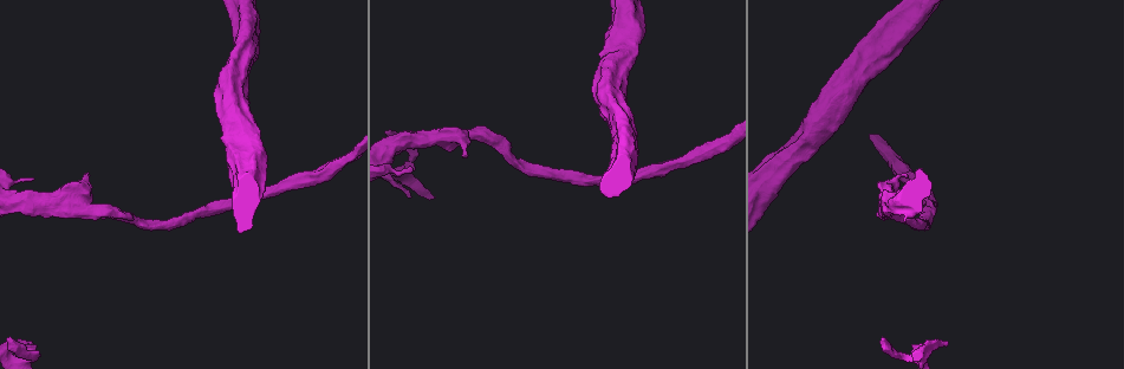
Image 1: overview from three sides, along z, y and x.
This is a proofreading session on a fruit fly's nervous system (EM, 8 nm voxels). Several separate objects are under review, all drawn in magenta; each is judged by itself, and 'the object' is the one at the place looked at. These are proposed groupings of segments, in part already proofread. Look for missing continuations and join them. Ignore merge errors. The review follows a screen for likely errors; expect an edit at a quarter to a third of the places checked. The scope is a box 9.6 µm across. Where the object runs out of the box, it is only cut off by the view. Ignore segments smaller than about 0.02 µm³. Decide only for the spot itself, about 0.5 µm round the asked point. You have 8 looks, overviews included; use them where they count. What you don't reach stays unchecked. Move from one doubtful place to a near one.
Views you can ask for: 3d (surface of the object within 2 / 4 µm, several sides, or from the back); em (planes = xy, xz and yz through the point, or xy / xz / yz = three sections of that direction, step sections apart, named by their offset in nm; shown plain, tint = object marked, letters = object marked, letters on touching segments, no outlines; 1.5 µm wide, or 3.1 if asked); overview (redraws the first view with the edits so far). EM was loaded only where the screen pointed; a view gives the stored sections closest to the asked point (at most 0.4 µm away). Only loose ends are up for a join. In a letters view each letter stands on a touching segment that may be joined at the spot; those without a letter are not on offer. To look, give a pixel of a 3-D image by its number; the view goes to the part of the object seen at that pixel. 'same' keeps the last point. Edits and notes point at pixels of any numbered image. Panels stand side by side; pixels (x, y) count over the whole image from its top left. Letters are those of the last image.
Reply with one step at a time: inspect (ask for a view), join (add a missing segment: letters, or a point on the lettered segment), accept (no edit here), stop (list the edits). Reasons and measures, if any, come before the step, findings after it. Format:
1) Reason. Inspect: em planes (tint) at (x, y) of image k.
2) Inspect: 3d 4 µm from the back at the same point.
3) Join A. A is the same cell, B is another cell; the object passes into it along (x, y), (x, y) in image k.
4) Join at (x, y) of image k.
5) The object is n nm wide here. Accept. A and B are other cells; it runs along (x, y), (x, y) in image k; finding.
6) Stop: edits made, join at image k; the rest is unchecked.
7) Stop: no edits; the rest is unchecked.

Tapers out. Inspect: 3d 4 µm from the back at (882, 337) of image 1.

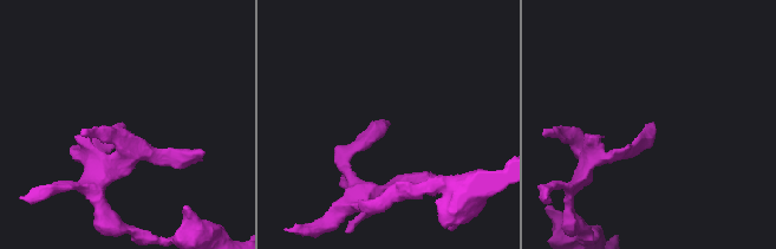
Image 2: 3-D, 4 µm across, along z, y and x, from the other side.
Shape alone is not enough. Inspect: em xy step 4 (letters) at (124, 125) of image 2.

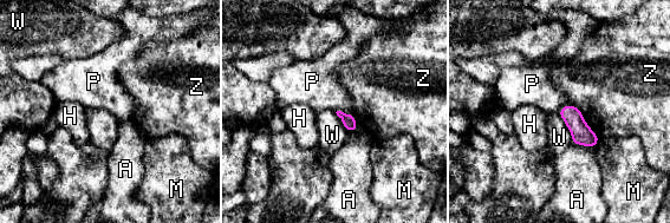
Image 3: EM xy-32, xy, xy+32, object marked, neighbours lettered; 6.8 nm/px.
Inspect: em xz step 4 (letters) at the same point.

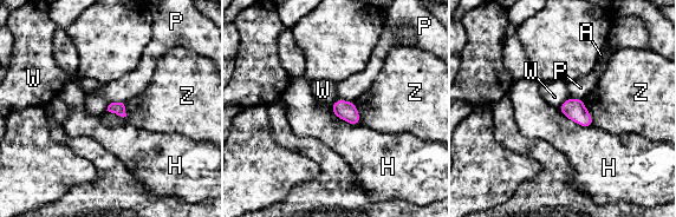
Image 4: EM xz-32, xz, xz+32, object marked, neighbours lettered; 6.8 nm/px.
The object is 90 nm wide here. Accept. A, H, P, W and Z are other cells; a border runs along (123, 103), (111, 103), (105, 110) in image 4; none of them fits.

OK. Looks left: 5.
Free end. Inspect: 3d 2 µm at (33, 177) of image 1.

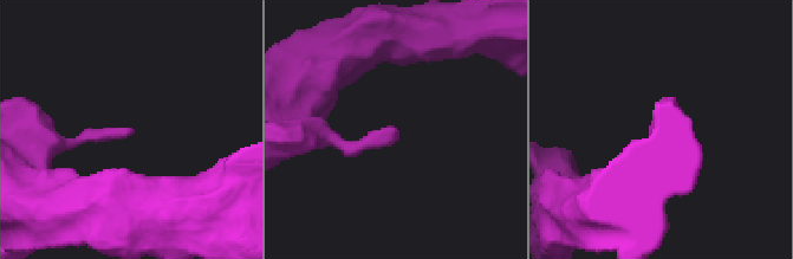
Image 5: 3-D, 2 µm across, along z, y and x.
Need the tissue. Inspect: em planes (letters) at (127, 134) of image 5.

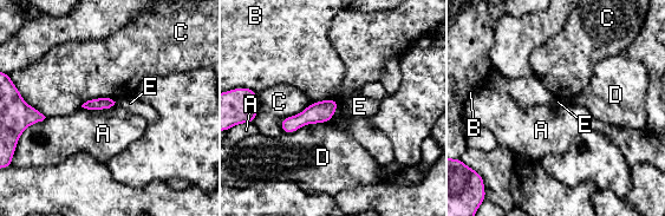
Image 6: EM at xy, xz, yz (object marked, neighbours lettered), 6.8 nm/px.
The object is 90 nm wide here. Accept. A, B, C, D and E are other cells; a border runs along (115, 102), (106, 109), (82, 108) in image 6; none of them fits.

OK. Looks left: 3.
Tapers out. Inspect: 3d 2 µm at (31, 342) of image 1.

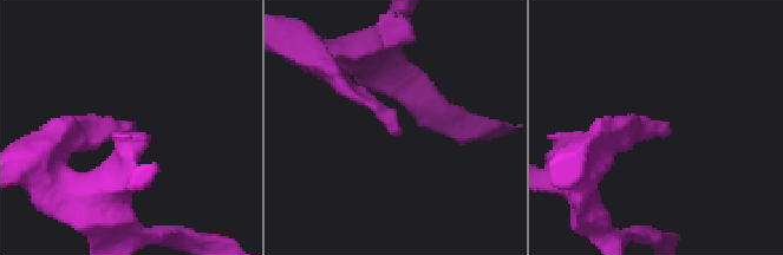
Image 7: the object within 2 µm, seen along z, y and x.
Shape alone is not enough. Inspect: em planes (letters) at (396, 136) of image 7.

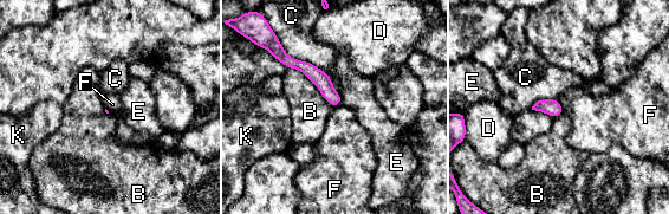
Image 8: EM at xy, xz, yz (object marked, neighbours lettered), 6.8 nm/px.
The longest contact is with B, 420 nm. Accept. B, C, D, E, F and K are other cells; it runs along (283, 58), (305, 66), (338, 101) in image 8; none of them fits.

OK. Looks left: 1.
Stop: no edits; the rest is unchecked.

